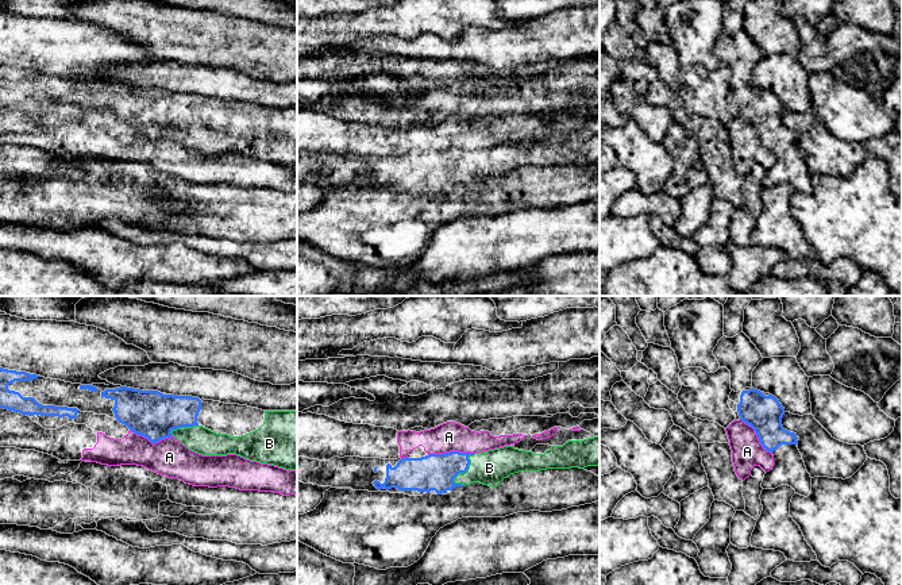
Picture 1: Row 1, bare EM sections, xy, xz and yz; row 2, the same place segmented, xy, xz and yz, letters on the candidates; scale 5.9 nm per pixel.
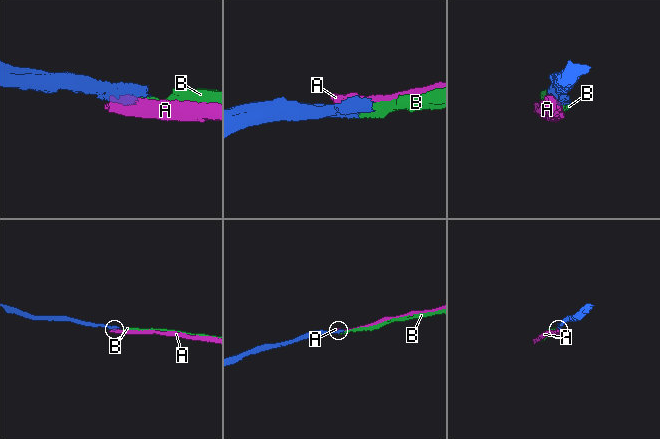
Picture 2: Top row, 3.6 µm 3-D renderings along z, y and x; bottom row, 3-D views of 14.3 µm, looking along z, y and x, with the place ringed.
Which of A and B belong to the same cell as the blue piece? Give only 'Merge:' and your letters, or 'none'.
Merge: B

